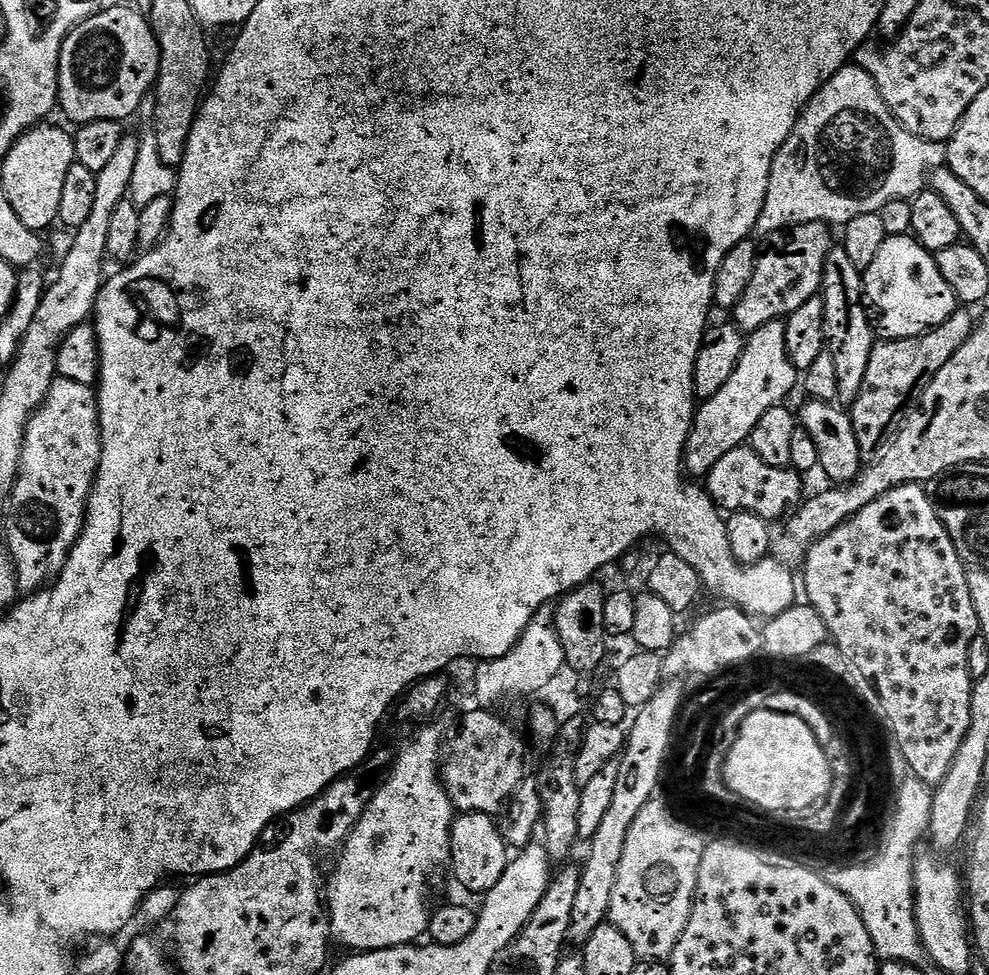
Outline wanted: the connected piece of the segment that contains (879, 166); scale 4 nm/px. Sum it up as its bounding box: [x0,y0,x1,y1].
[755,66,945,238]

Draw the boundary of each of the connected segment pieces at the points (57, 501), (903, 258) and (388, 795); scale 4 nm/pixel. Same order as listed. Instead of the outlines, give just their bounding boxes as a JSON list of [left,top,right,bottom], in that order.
[[6,378,102,594],[863,236,958,340],[326,726,454,953]]

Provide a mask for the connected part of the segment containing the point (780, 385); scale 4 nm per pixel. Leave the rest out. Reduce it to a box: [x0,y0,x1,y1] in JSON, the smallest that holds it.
[684,320,798,478]

